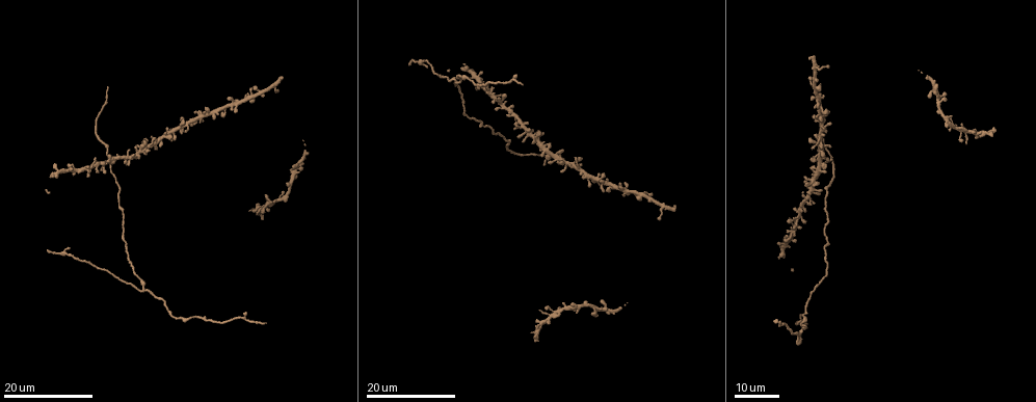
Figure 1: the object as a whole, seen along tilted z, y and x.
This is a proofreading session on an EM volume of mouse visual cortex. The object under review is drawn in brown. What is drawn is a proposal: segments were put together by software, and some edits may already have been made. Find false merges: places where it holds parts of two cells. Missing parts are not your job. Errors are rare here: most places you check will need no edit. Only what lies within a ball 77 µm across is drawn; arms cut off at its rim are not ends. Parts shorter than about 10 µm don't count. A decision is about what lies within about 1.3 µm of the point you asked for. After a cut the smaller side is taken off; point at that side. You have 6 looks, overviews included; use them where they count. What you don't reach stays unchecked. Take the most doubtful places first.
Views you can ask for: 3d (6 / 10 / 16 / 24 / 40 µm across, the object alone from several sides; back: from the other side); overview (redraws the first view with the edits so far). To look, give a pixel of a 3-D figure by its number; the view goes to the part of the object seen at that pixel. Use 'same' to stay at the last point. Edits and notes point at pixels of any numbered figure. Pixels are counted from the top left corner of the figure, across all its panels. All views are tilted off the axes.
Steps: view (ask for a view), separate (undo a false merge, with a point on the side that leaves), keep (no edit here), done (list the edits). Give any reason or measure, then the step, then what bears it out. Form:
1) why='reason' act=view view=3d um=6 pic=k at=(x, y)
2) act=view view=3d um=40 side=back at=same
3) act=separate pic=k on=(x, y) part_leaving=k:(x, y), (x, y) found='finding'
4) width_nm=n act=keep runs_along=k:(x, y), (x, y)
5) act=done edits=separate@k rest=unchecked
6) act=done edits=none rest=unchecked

why='three arms meet' act=view view=3d um=16 pic=1 at=(144, 289)

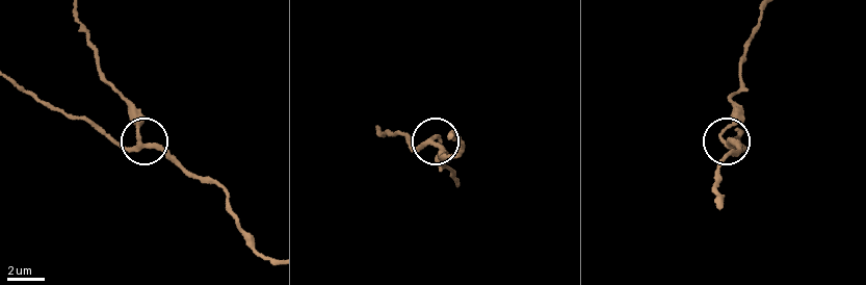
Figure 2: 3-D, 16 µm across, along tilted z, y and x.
act=view view=3d um=10 pic=2 at=(143, 145)

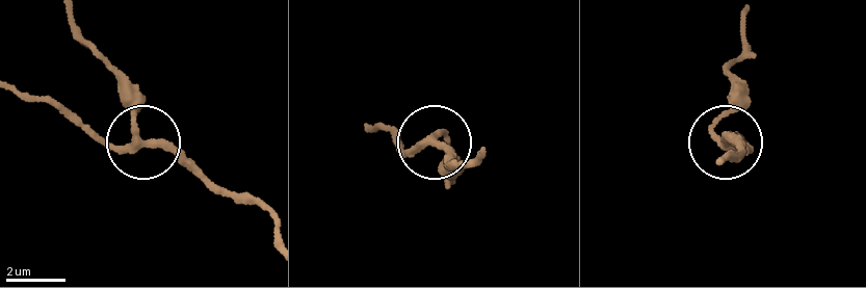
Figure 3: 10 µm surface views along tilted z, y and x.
act=keep runs_along=3:(67, 15), (119, 78), (141, 142), (120, 149), (90, 128) found='one cell here'

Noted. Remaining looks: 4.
why='four or more arms meet' act=view view=3d um=16 pic=1 at=(128, 157)

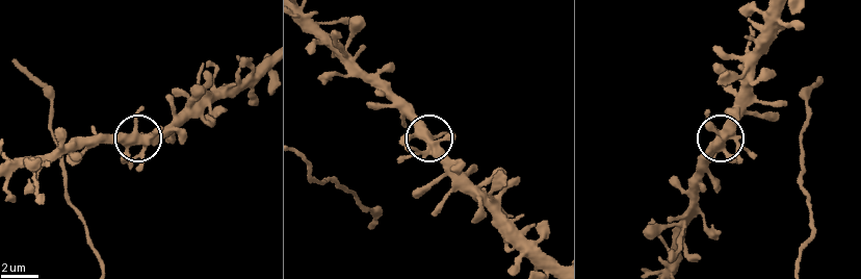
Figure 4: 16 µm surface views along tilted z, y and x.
act=view view=3d um=10 pic=4 at=(727, 138)

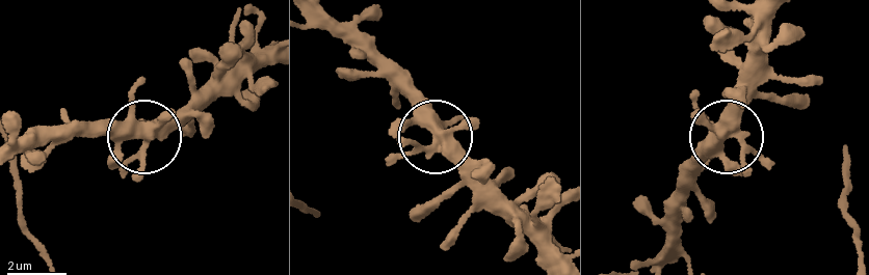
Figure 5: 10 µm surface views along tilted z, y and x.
side_arm_um=26 act=keep runs_along=5:(269, 61), (146, 138), (76, 121) found='continuous, no second cell'

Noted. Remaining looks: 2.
why='looks like a crossing' act=view view=3d um=24 pic=1 at=(549, 153)

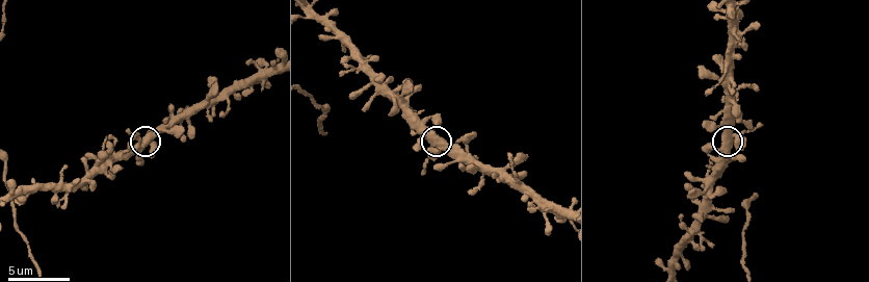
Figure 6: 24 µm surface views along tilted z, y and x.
act=view view=3d um=6 pic=6 at=(430, 140)

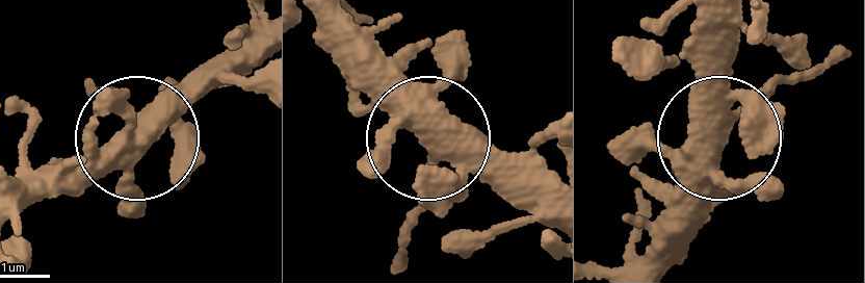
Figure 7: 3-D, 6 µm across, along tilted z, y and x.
side_arm_um=86 arms=5 act=keep found='all the same cell'

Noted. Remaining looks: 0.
act=done edits=none rest=unchecked

